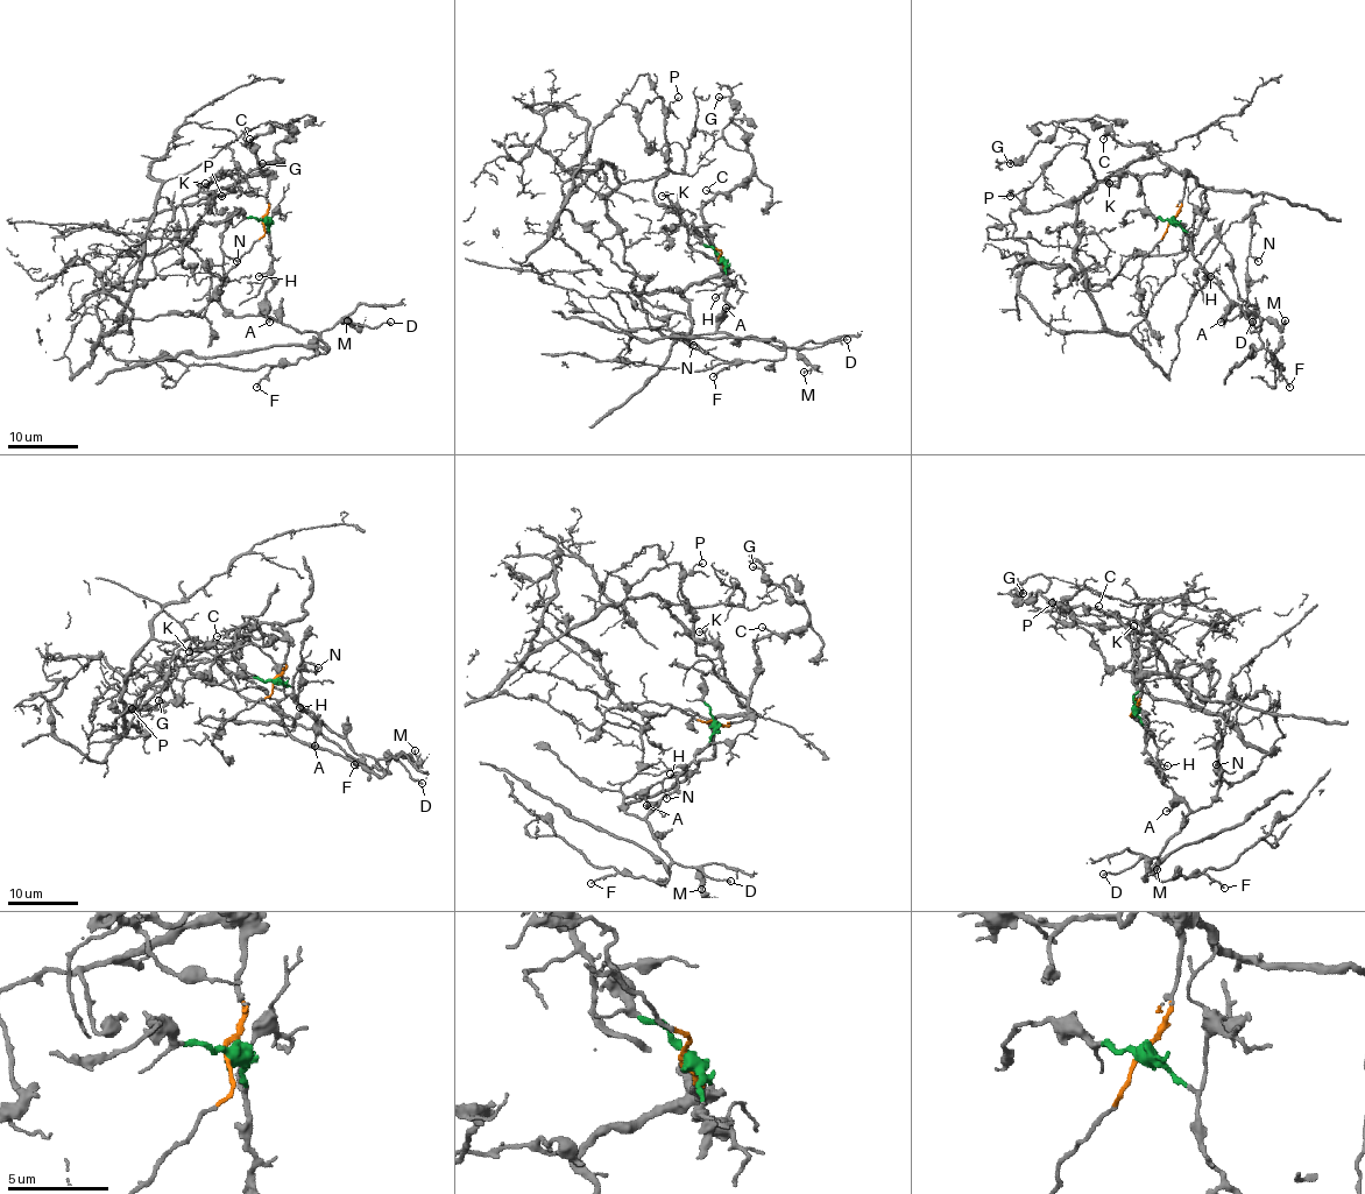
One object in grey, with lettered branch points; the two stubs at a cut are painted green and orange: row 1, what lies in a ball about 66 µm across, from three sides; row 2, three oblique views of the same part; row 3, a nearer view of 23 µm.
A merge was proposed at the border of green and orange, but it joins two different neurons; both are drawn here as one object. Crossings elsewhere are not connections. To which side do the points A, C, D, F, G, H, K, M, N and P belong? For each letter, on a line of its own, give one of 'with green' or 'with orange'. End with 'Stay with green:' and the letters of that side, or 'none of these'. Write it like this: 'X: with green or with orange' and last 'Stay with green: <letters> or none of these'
A: with green
C: with orange
D: with green
F: with green
G: with orange
H: with green
K: with orange
M: with green
N: with green
P: with orange
Stay with green: A, D, F, H, M, N

